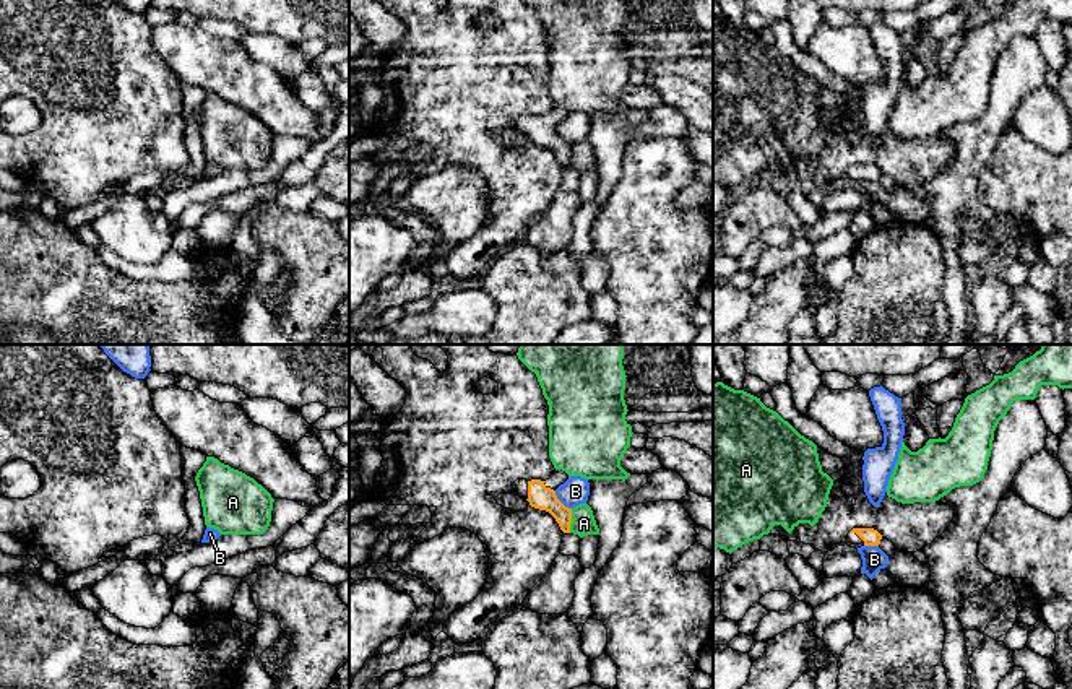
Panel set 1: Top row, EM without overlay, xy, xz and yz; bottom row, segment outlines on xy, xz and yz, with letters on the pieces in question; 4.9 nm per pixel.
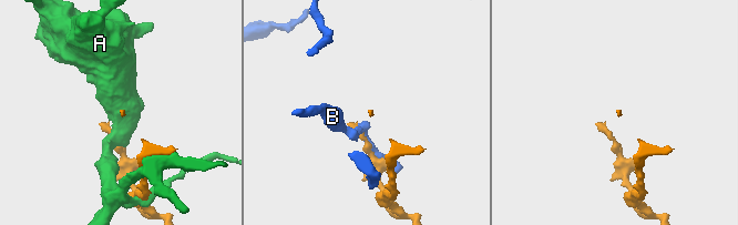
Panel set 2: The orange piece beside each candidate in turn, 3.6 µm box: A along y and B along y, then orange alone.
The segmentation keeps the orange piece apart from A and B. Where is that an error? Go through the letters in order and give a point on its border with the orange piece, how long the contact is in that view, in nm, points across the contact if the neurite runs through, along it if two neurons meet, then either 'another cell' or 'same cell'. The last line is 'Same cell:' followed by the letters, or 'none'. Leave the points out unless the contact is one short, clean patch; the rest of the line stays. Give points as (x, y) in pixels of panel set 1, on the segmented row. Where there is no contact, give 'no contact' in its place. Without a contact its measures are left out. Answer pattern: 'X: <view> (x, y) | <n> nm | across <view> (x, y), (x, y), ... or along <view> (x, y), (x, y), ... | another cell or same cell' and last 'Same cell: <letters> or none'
A: xz (570, 520) | 120 nm | another cell
B: xz (559, 501) | 130 nm | another cell
Same cell: none

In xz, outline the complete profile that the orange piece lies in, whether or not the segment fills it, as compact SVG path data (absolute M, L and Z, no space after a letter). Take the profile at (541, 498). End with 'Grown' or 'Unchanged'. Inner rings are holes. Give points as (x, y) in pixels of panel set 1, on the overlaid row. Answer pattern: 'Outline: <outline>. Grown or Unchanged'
Outline: M554 470L549 479L517 479L513 491L526 499L531 507L549 512L564 533L570 533L572 509L565 507L555 496L555 489L568 479L562 470Z. Grown

